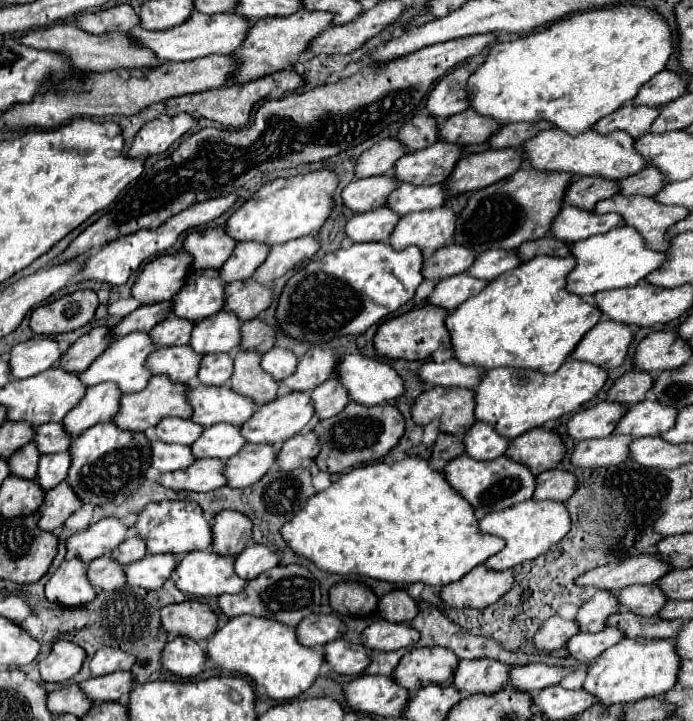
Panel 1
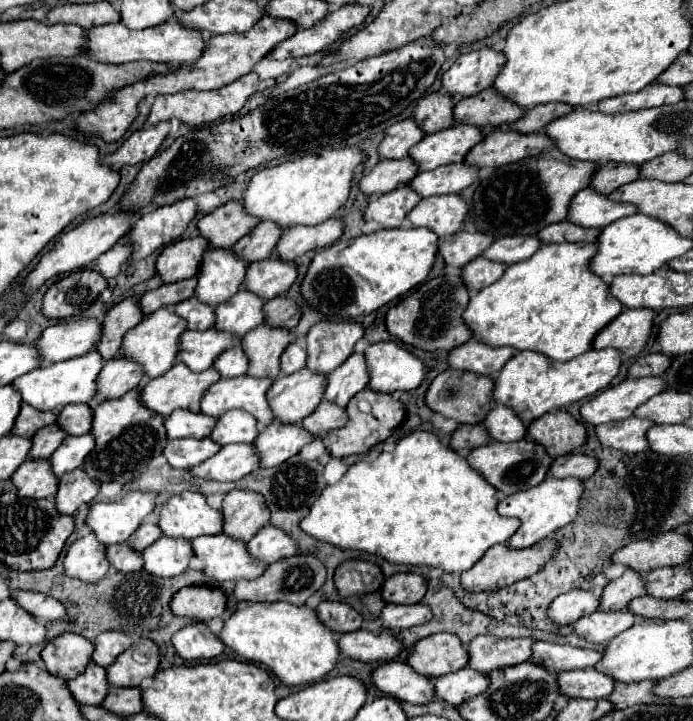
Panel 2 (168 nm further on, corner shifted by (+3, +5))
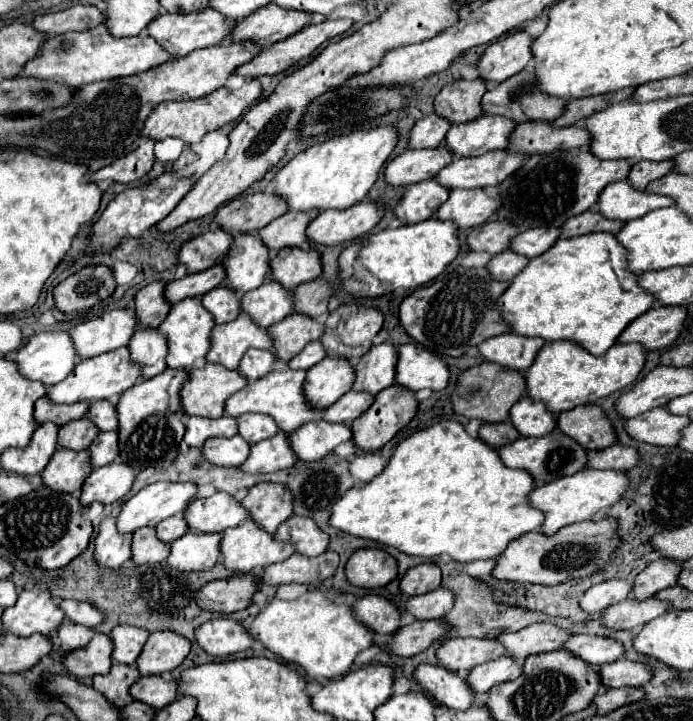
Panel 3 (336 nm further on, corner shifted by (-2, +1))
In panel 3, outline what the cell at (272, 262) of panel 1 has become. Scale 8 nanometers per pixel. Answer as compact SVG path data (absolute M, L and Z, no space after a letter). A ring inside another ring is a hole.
M363 200L357 206L351 206L349 210L325 210L325 214L319 214L307 226L307 236L315 244L343 244L343 242L355 240L359 236L365 236L371 228L377 226L377 222L381 220L381 216L379 216L381 208L383 208L383 202Z

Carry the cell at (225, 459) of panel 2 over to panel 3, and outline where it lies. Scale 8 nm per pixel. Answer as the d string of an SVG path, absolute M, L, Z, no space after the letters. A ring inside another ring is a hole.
M279 430L273 438L257 442L251 446L251 454L241 466L245 472L275 472L291 468L297 462L297 454L289 446L289 434Z

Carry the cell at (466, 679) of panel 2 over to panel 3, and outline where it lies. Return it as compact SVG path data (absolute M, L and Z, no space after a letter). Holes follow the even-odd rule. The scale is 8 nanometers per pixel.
M501 656L497 660L489 660L485 664L475 666L465 678L477 694L483 694L483 692L491 690L495 684L521 676L521 672L523 672L523 660L517 660L511 656Z

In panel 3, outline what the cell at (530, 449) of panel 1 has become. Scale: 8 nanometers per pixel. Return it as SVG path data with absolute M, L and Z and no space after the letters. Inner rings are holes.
M585 404L561 412L559 428L589 450L601 450L615 444L613 422L599 404Z

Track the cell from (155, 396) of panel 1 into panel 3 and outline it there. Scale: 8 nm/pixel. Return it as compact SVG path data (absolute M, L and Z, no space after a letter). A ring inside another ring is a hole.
M207 364L201 370L189 372L189 380L181 388L183 408L189 416L219 418L225 414L225 400L245 386L247 378L237 370Z

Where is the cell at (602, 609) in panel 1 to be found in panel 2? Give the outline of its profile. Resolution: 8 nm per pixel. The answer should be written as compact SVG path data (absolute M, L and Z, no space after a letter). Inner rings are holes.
M626 570L620 578L616 578L604 586L604 590L600 594L600 610L602 612L624 610L632 598L638 598L644 592L646 590L642 584L642 574L638 574L634 570Z

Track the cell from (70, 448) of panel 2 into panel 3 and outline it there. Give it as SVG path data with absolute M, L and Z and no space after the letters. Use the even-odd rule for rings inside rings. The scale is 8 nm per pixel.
M117 430L101 432L95 442L89 446L91 462L95 468L111 464L117 458Z

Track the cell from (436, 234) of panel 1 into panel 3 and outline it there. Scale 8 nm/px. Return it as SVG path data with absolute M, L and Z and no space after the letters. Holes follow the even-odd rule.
M483 188L451 190L447 202L437 210L435 218L453 220L459 228L475 228L489 220L501 208L501 198L487 196Z

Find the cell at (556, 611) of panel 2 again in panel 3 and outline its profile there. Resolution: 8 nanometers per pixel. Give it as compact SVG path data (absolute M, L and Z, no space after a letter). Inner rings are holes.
M611 578L601 584L591 586L581 598L581 608L587 612L603 612L615 602L621 602L631 596L631 582L621 578Z

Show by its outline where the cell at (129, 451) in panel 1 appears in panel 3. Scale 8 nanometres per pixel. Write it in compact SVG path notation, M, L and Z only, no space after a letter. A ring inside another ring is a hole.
M165 370L153 378L141 380L121 394L117 404L119 414L119 458L115 462L131 464L135 470L161 464L169 454L177 454L177 446L185 434L185 422L179 390L189 378L187 370Z

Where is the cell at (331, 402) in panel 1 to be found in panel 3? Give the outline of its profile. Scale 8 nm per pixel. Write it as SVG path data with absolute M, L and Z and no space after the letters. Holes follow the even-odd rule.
M383 342L373 346L365 356L361 356L355 364L357 380L353 390L367 390L377 394L391 384L395 384L397 374L397 346L391 342Z

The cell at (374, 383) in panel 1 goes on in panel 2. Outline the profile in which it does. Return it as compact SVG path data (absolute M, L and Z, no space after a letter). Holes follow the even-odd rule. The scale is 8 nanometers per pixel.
M396 342L372 344L362 354L370 376L368 388L374 392L412 390L424 380L424 364Z

